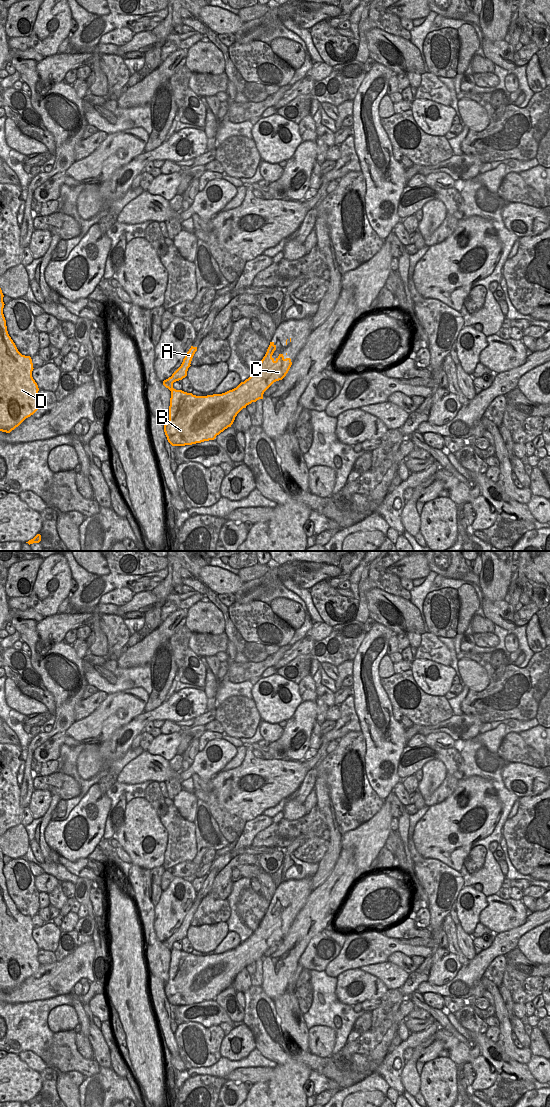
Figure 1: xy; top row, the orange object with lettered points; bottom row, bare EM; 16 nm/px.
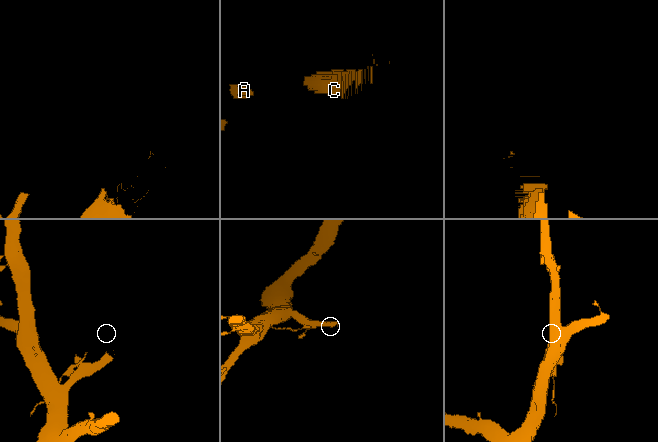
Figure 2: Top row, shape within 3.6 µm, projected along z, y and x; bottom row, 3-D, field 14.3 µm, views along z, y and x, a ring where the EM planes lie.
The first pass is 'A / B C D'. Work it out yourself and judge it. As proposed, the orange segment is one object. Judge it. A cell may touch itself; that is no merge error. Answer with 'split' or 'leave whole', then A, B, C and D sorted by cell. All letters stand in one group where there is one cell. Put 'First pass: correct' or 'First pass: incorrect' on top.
First pass: correct
split; A / B C D

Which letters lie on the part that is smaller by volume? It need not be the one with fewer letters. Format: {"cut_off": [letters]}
{"cut_off": ["A"]}

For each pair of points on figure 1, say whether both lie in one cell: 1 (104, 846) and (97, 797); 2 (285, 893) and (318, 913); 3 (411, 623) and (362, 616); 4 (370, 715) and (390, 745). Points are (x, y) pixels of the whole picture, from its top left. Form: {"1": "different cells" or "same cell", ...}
{"1": "different cells", "2": "different cells", "3": "different cells", "4": "same cell"}

